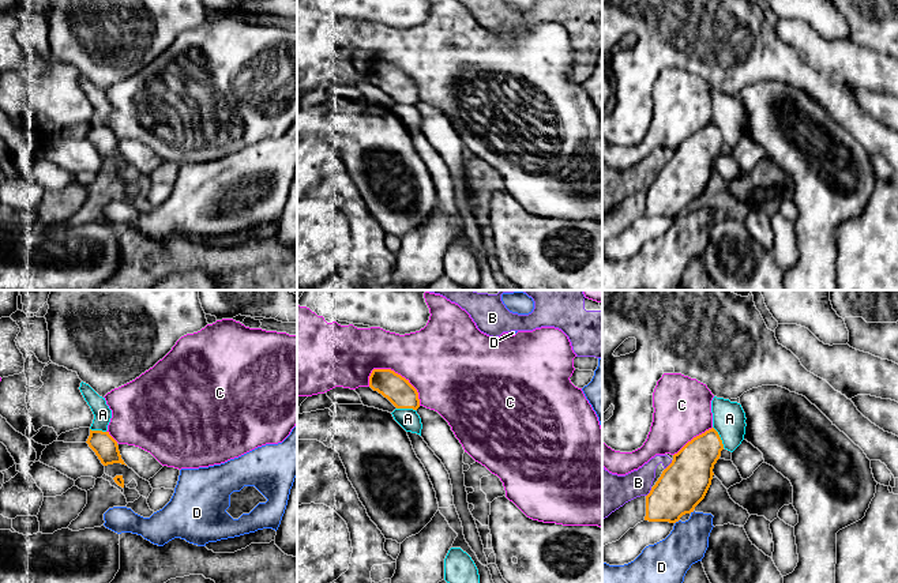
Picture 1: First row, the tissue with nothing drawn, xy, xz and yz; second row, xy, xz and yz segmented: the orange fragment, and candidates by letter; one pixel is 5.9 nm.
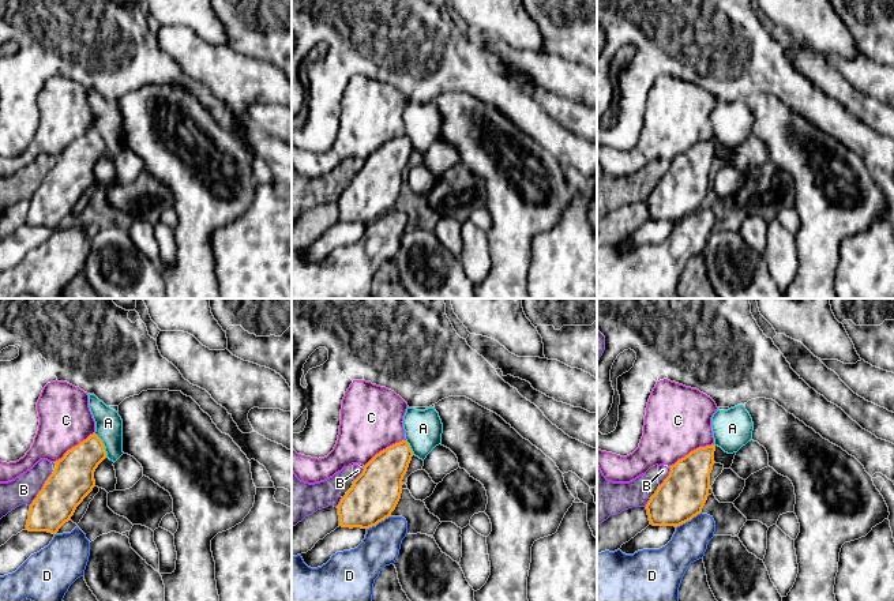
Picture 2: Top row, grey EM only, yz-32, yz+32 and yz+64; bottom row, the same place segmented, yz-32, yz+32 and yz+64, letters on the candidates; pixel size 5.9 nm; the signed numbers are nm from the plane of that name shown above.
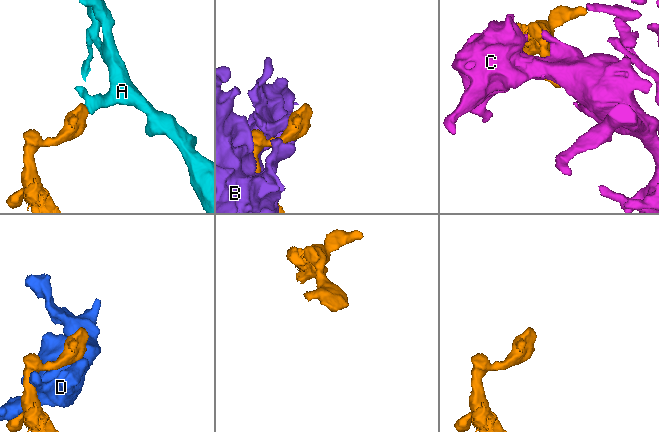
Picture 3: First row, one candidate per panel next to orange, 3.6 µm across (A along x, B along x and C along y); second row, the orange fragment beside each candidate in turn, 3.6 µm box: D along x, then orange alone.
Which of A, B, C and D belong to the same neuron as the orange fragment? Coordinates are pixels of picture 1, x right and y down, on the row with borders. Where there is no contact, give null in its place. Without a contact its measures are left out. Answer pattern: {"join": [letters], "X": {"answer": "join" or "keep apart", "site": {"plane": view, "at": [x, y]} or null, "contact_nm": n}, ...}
{"join": [], "A": {"answer": "keep apart", "site": {"plane": "yz", "at": [720, 437]}, "contact_nm": 140}, "B": {"answer": "keep apart", "site": {"plane": "yz", "at": [669, 465]}, "contact_nm": 70}, "C": {"answer": "keep apart", "site": {"plane": "xz", "at": [399, 375]}, "contact_nm": 360}, "D": {"answer": "keep apart", "site": {"plane": "yz", "at": [676, 521]}, "contact_nm": 40}}

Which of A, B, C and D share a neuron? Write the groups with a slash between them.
A / B / C / D

